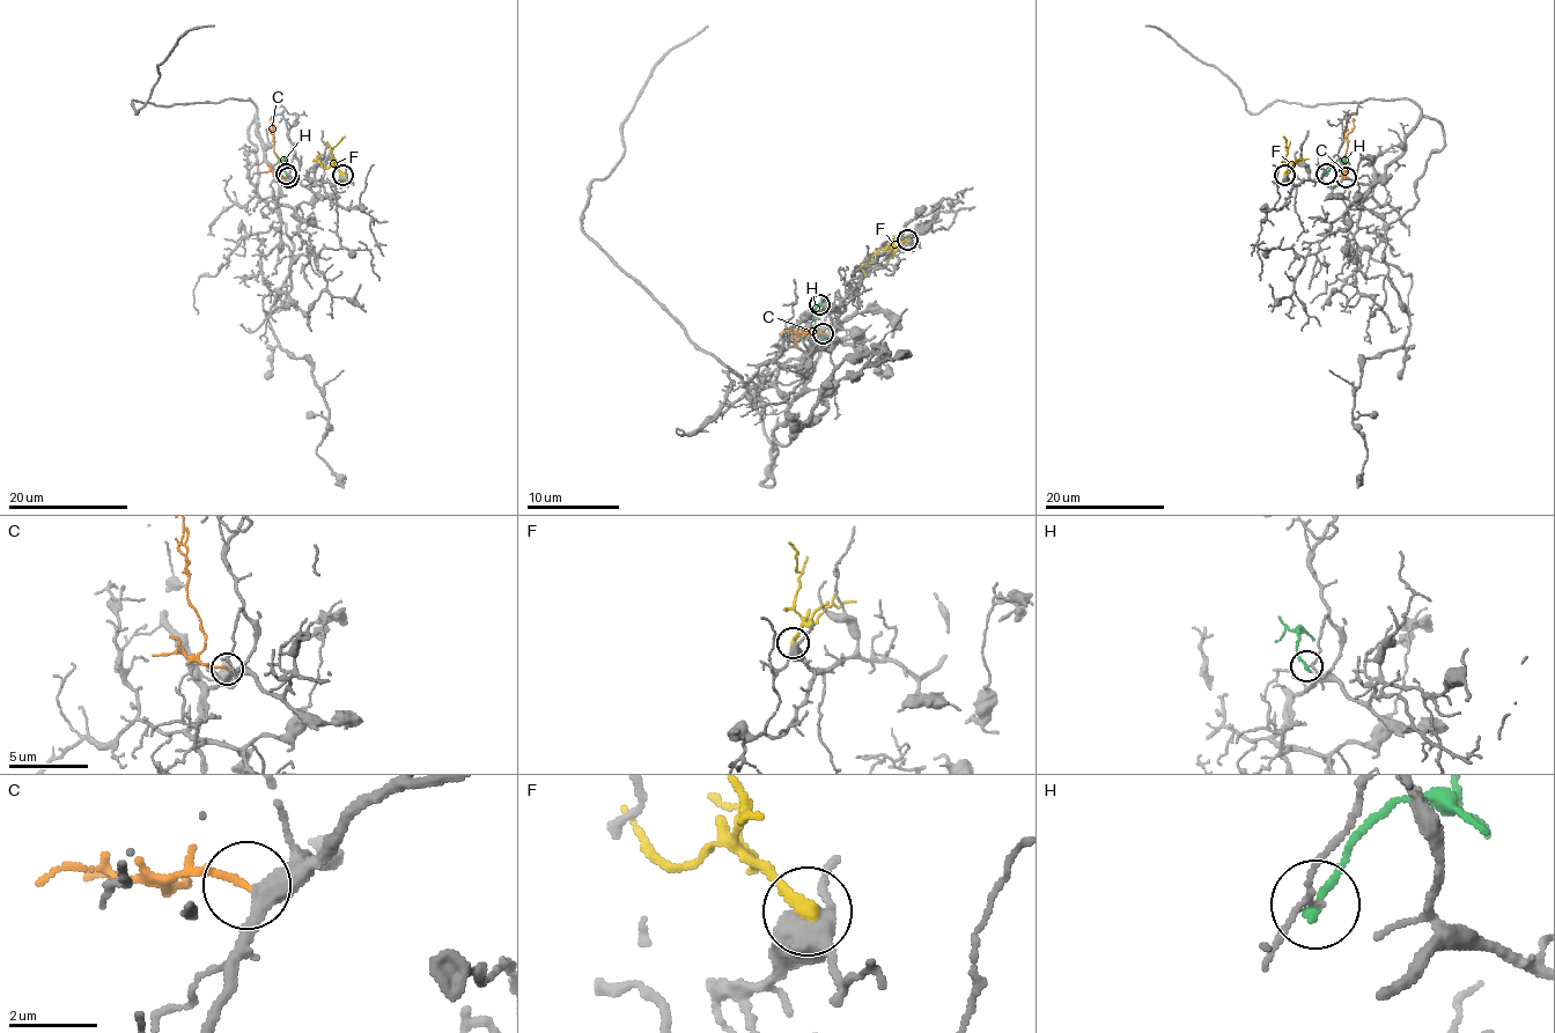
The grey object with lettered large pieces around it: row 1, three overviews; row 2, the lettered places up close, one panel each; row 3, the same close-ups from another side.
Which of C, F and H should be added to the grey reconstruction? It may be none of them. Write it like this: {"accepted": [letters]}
{"accepted": ["C"]}

